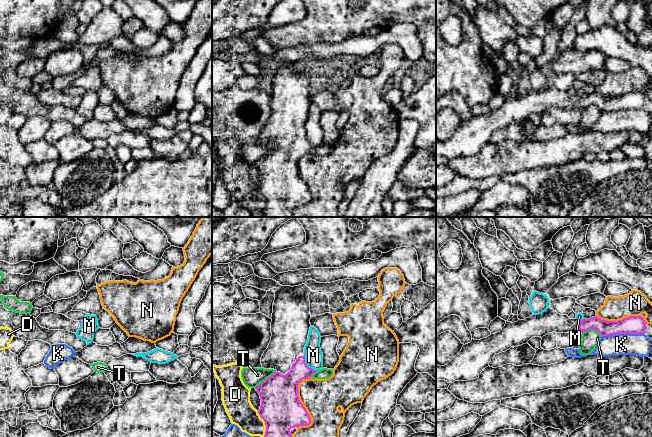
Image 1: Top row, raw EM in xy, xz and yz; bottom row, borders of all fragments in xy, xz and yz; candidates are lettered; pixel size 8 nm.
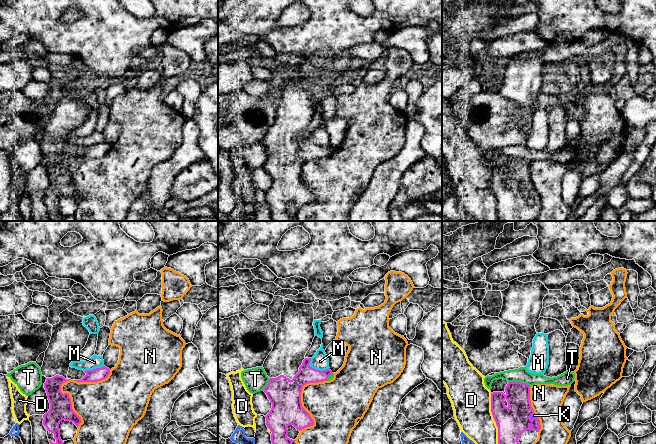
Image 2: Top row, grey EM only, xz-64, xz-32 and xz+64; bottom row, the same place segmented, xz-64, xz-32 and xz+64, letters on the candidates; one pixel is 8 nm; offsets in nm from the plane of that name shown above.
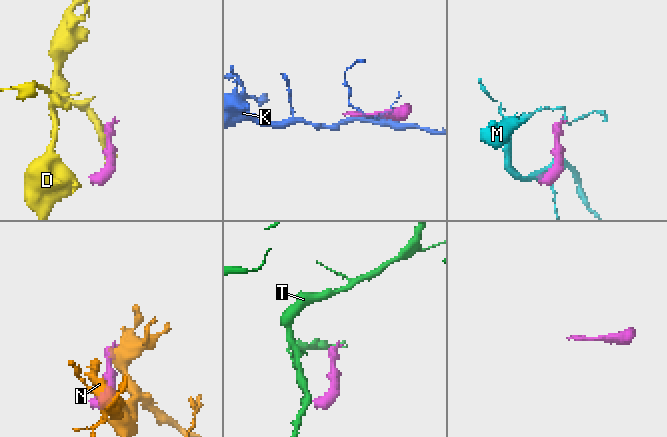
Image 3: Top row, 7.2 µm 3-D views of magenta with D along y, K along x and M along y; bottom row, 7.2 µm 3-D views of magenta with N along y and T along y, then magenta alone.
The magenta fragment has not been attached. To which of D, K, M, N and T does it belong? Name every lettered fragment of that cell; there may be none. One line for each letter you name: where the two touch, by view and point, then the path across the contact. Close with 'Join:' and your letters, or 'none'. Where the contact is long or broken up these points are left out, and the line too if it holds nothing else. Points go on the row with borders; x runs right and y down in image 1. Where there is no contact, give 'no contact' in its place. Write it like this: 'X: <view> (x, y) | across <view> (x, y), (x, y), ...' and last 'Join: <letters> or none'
Join: none

